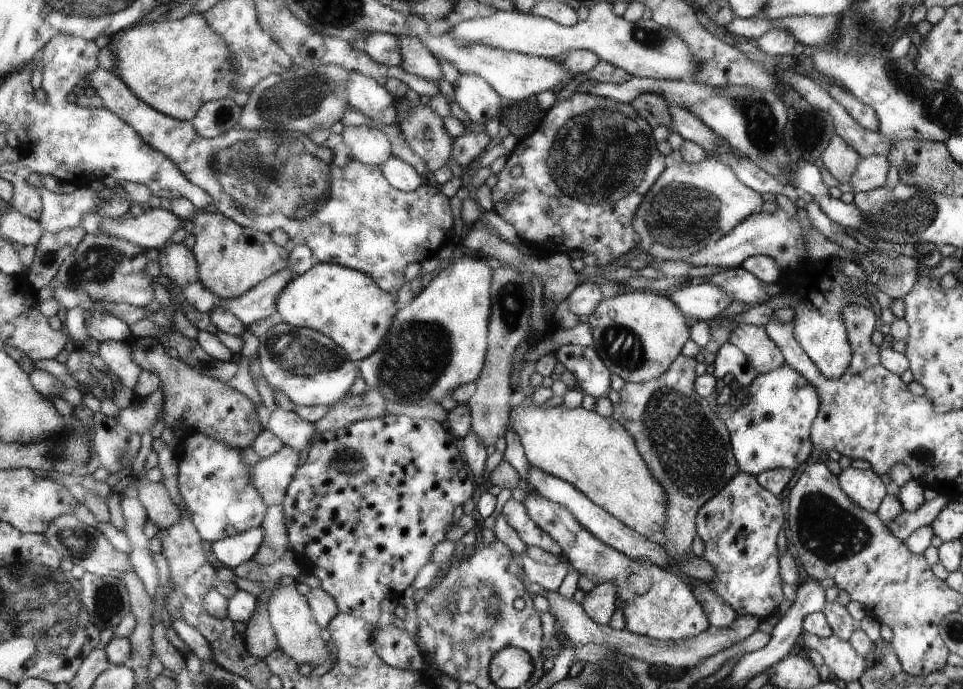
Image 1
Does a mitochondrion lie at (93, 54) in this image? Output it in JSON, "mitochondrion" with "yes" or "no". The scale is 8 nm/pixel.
{"mitochondrion":"no"}

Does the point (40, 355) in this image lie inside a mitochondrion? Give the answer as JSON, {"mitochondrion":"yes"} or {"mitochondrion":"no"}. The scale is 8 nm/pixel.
{"mitochondrion":"no"}

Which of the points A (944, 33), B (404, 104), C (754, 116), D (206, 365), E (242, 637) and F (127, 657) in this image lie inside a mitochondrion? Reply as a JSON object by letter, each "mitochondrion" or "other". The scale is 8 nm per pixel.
{"A":"other","B":"other","C":"mitochondrion","D":"other","E":"other","F":"other"}

